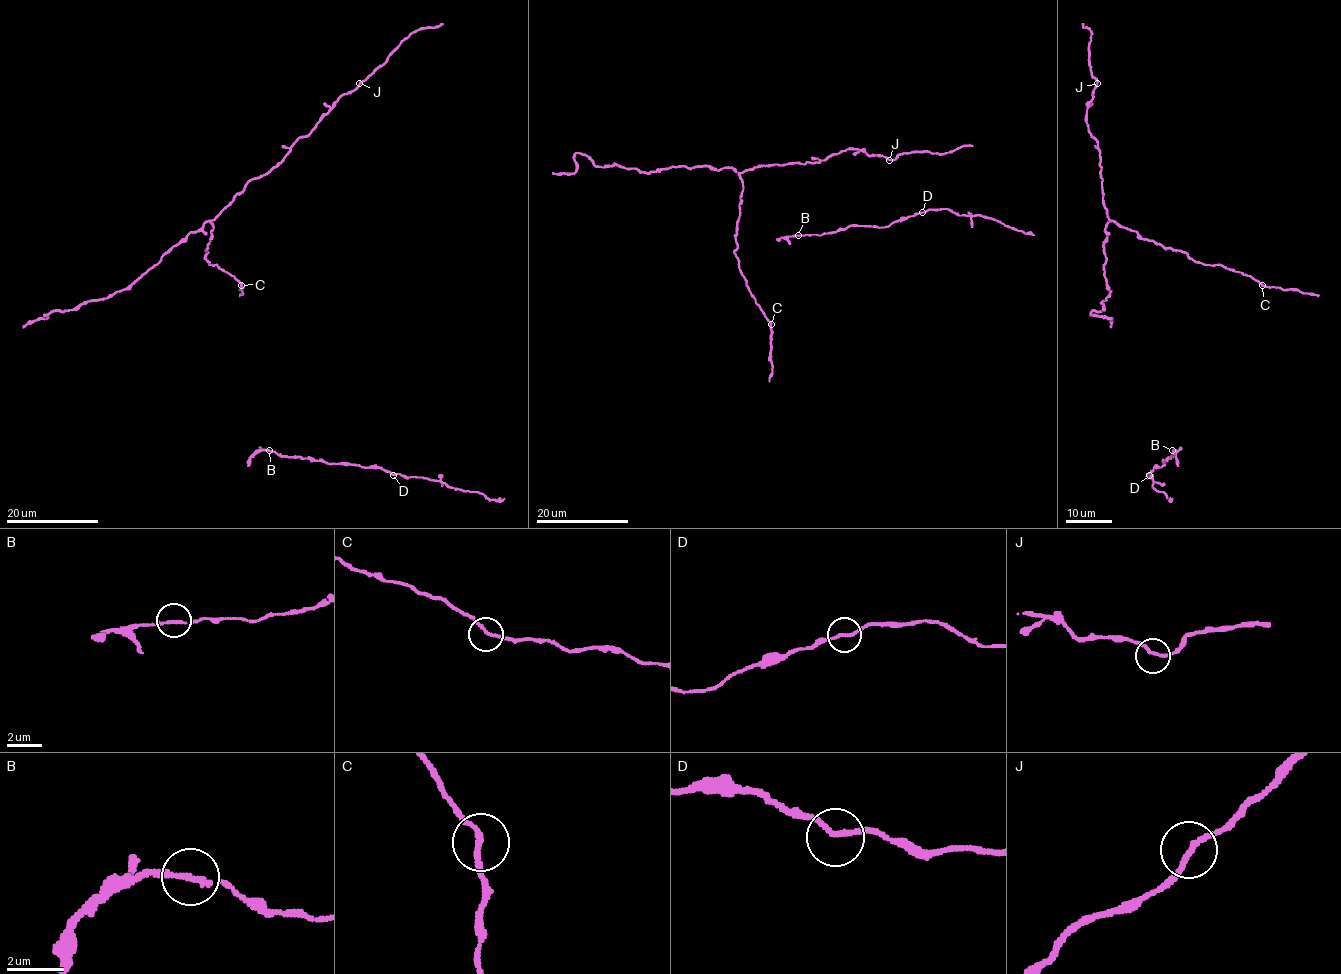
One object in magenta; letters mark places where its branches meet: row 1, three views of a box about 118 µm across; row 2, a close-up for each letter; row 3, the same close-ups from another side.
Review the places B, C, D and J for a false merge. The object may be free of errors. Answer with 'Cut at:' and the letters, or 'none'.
Cut at: B

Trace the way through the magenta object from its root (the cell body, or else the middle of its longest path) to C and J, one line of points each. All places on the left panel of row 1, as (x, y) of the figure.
C: (229, 274), (241, 285)
J: (229, 274), (204, 258), (214, 229), (210, 221), (251, 180), (275, 168), (334, 103), (359, 83)

